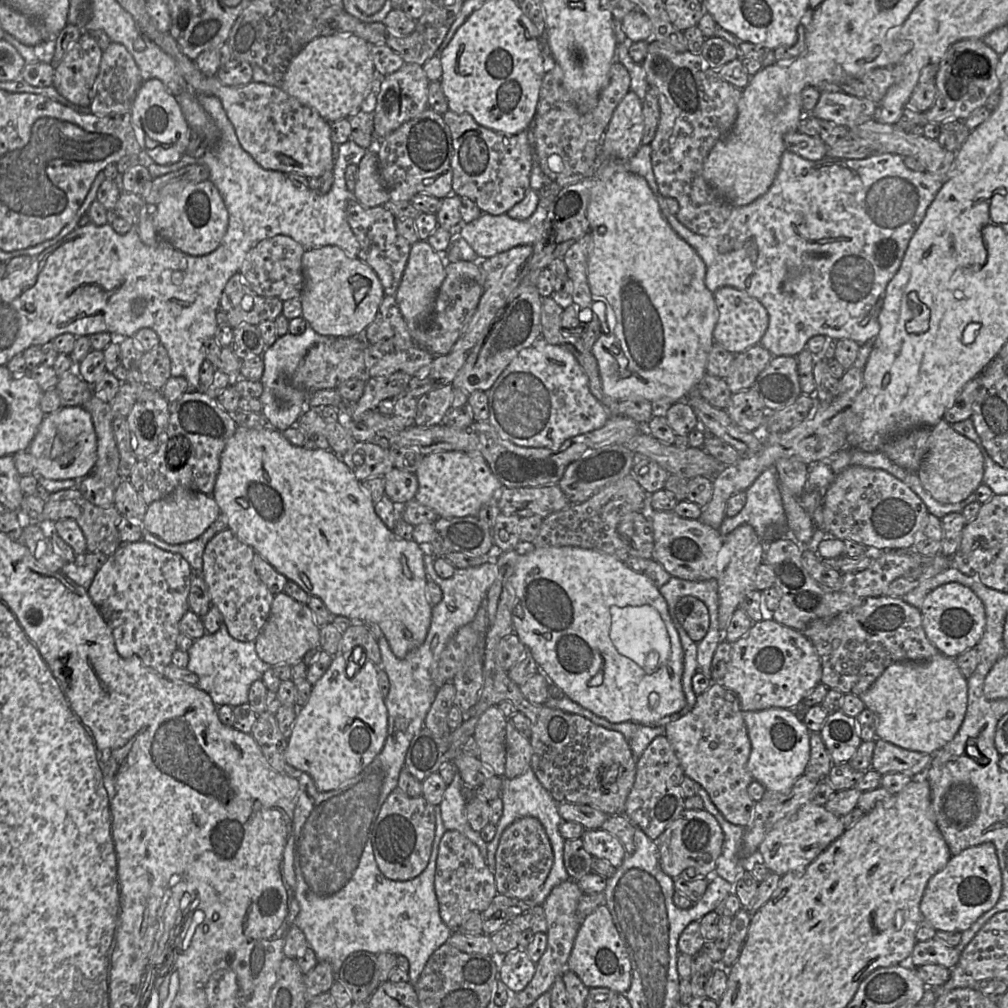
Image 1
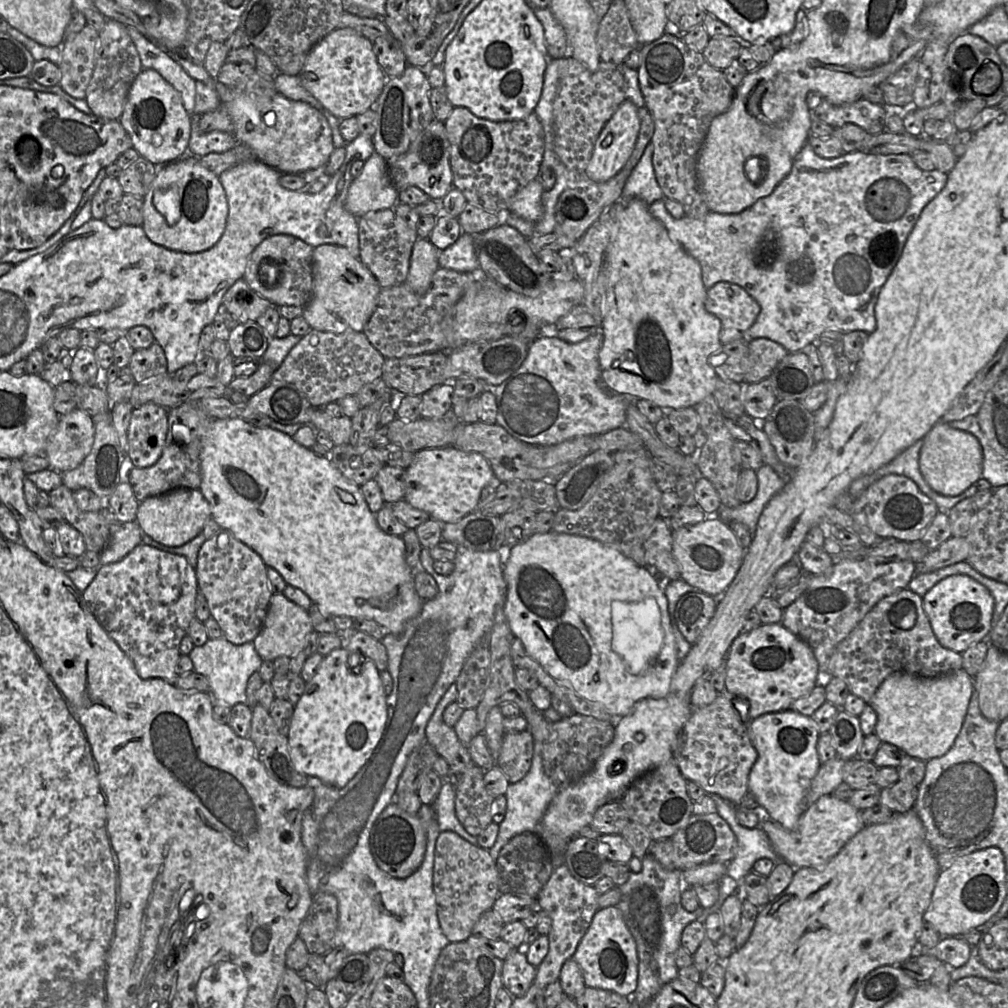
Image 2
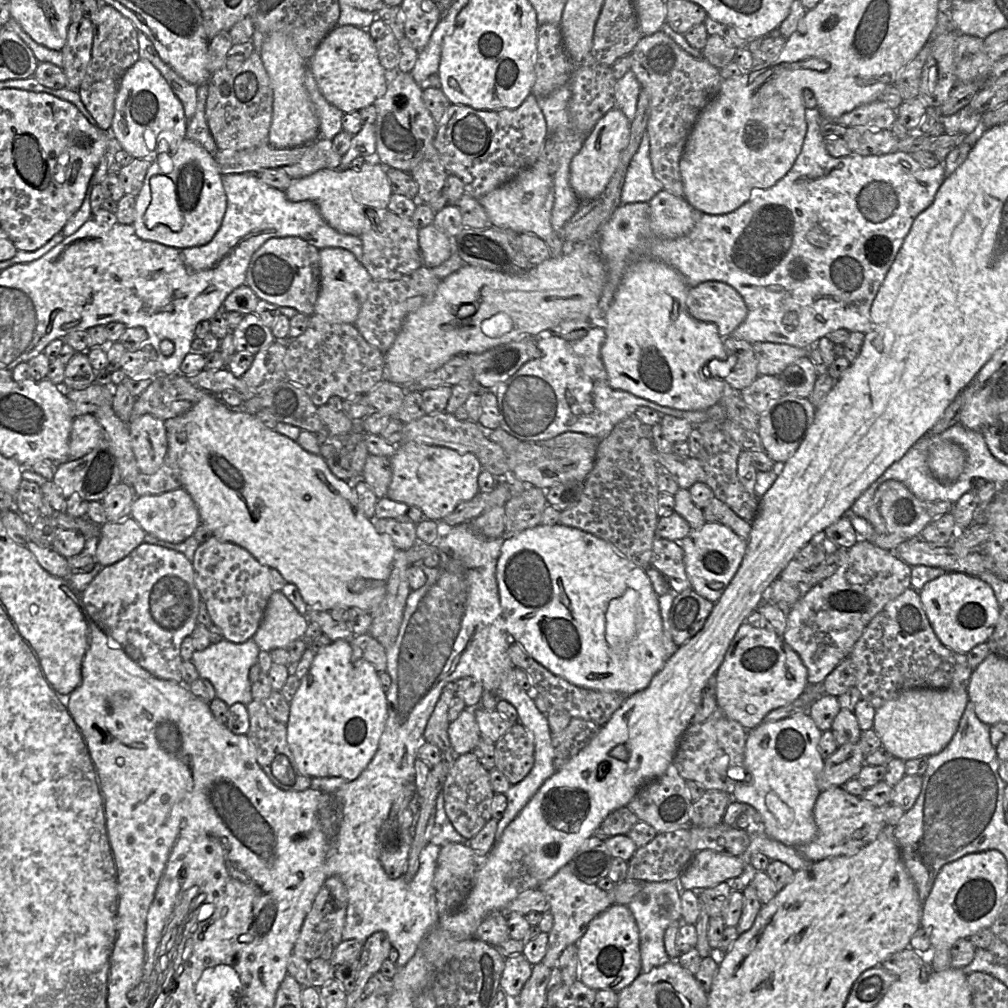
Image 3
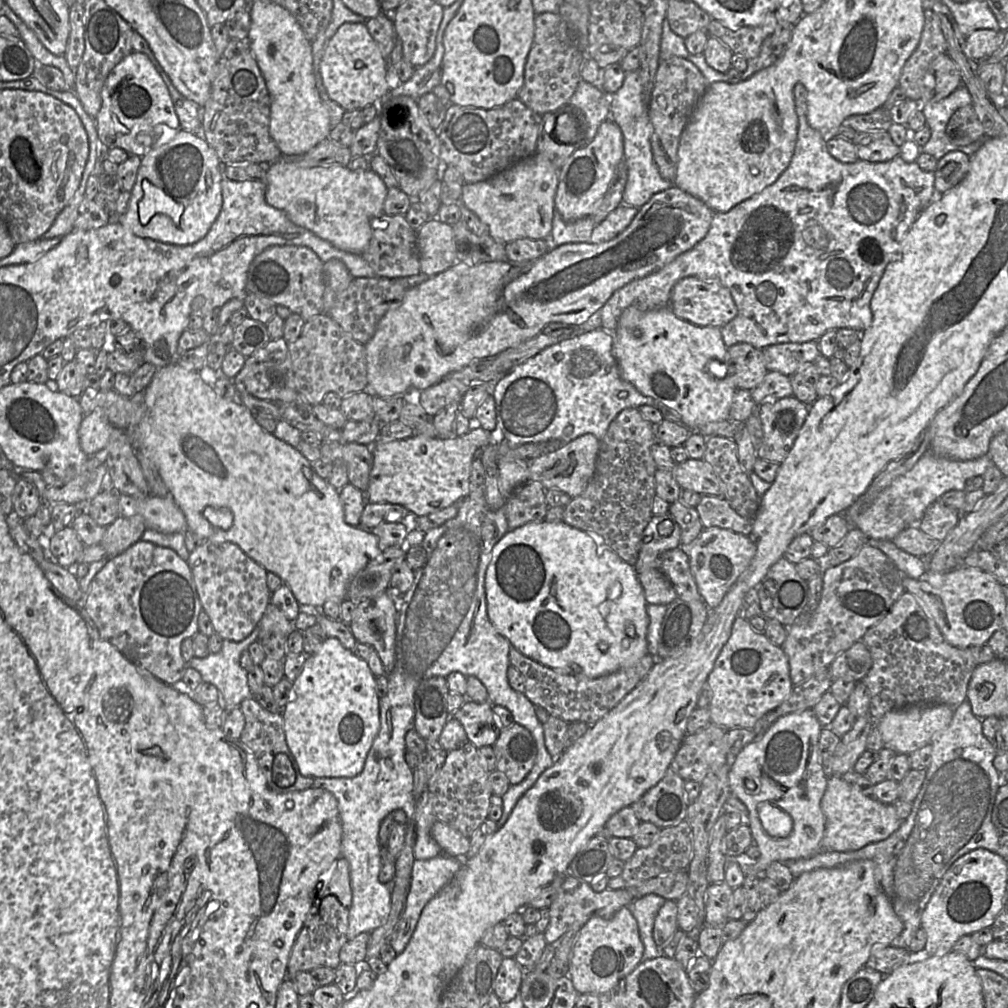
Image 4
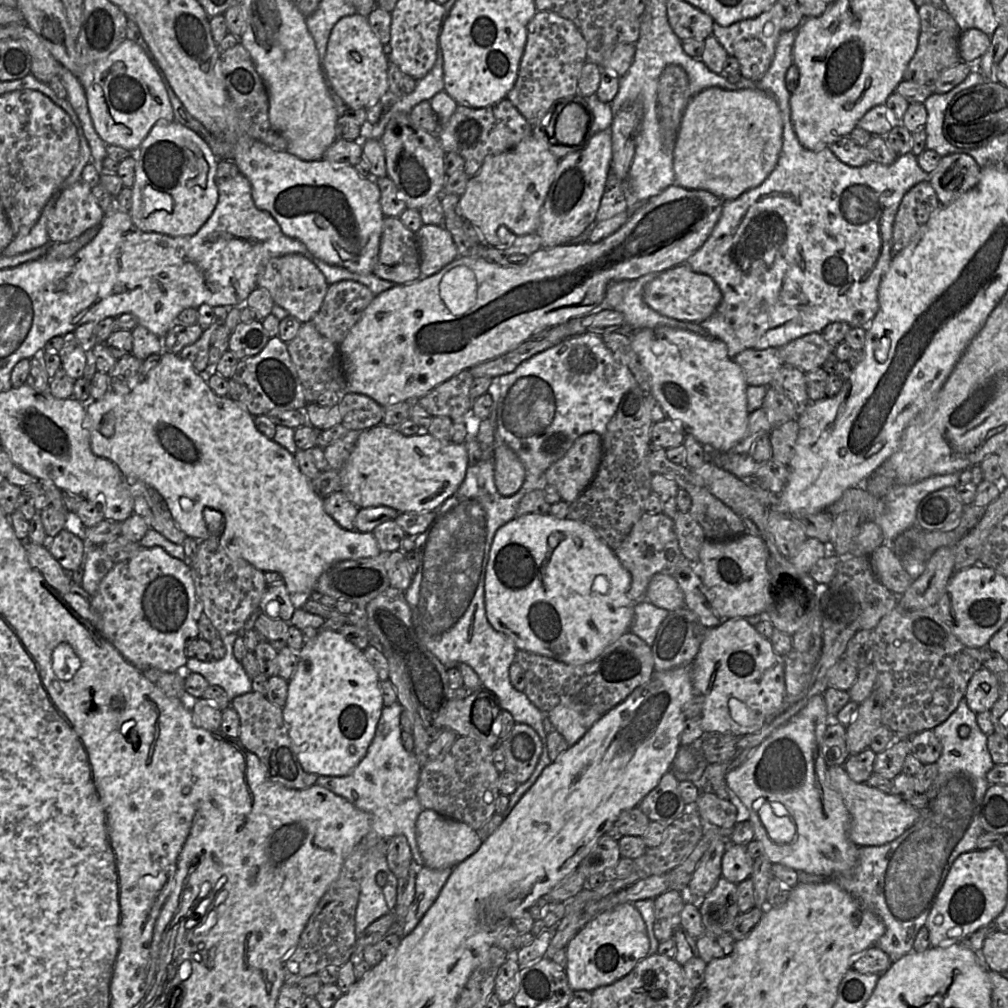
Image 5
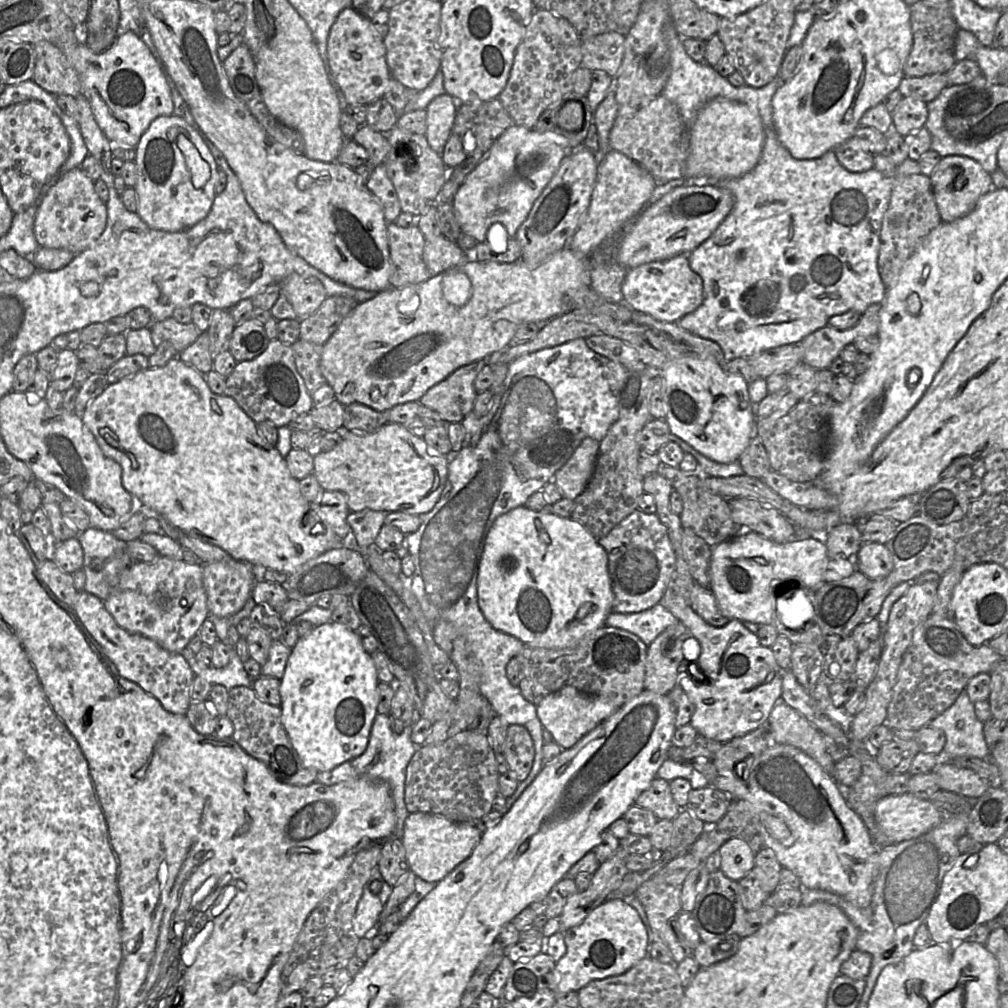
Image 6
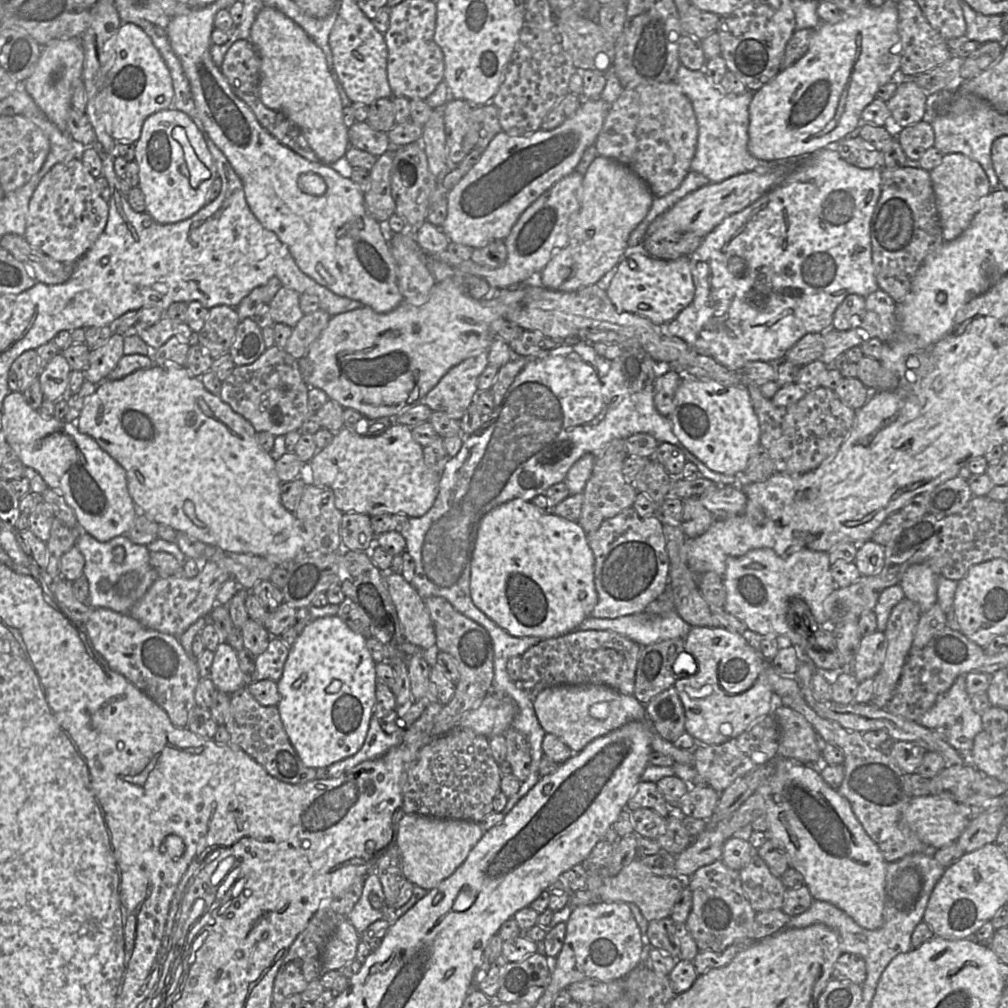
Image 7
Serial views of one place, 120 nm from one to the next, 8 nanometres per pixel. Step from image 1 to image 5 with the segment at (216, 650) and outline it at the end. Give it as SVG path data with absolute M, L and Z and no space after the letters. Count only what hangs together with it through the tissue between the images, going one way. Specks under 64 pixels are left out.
M237 633L219 634L219 637L226 648L226 654L222 659L203 662L191 657L187 659L184 671L199 673L209 685L222 687L229 701L232 701L235 697L252 691L252 679L233 653L235 640L238 638Z

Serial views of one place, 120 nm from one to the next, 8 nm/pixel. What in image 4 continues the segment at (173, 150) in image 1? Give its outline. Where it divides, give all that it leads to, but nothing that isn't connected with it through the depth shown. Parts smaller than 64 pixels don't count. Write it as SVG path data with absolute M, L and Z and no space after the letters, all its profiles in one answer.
M131 52L107 77L101 90L101 108L95 118L98 138L108 148L121 148L129 155L143 157L152 150L154 128L165 124L180 130L169 90L150 59L143 53Z

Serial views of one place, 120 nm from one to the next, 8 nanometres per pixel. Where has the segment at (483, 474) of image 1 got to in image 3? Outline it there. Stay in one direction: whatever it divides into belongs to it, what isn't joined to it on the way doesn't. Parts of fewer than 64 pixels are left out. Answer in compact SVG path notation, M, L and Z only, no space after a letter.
M401 442L390 458L392 479L386 497L419 508L424 518L442 521L462 502L478 492L478 476L484 470L472 453L416 442Z

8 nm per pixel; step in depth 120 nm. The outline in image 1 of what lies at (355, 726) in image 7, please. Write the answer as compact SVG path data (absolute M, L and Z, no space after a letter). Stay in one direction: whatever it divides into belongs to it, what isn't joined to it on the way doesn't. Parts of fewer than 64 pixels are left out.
M343 654L333 656L332 662L323 676L312 686L312 690L307 703L298 709L297 717L293 726L291 736L287 739L286 761L293 768L310 775L320 792L328 792L337 789L343 782L357 776L366 768L383 748L388 728L388 711L384 703L378 685L378 666L367 659L364 665L356 672L353 677L346 674L347 659Z

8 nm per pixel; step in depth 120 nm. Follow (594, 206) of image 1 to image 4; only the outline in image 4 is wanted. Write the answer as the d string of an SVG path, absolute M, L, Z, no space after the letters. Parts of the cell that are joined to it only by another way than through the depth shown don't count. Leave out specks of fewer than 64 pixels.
M630 306L618 318L612 351L622 379L674 410L686 428L728 420L737 390L735 374L719 379L707 370L711 359L731 363L719 328L696 326L677 317L669 306L648 311Z

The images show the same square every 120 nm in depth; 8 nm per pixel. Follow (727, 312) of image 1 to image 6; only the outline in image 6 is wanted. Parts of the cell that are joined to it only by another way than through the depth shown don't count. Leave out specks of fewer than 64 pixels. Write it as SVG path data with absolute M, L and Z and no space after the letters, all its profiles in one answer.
M680 254L663 261L653 261L630 268L622 284L624 303L664 322L678 322L695 311L703 302L703 280L690 267L688 254Z

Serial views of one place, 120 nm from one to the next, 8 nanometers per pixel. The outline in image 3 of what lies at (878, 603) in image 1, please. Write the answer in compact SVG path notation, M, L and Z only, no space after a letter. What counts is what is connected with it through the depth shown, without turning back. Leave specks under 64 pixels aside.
M910 587L887 603L883 610L870 621L854 645L849 658L856 671L856 687L861 694L861 699L868 701L875 709L880 708L906 689L968 687L968 681L973 671L966 654L957 653L940 642L926 616L919 592Z

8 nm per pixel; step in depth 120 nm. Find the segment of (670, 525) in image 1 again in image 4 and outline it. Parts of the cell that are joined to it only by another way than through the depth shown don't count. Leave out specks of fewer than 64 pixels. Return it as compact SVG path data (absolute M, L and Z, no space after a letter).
M713 526L704 528L689 546L684 546L684 551L688 554L690 569L702 600L708 608L714 609L751 563L756 546L746 535Z

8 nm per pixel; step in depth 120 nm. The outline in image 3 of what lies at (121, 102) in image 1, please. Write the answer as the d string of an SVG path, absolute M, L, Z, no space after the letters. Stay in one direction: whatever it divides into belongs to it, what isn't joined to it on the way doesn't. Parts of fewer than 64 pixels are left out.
M107 4L99 6L91 22L93 25L91 59L78 94L96 125L107 131L111 127L114 116L114 102L121 79L125 72L139 60L138 30L129 19Z

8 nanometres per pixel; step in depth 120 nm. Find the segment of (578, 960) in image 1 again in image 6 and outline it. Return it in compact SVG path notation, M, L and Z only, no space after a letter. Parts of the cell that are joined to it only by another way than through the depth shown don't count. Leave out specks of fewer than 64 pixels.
M610 899L596 907L579 925L564 932L566 953L555 963L558 973L556 999L569 991L579 991L592 980L620 975L647 956L648 935L638 912L622 899Z

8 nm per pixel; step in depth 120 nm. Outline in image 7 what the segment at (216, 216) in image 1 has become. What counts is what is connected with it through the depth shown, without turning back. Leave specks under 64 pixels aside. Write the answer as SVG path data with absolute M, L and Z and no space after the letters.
M174 107L146 118L133 161L139 167L138 187L144 194L145 212L160 224L177 223L197 213L206 205L206 195L218 176L202 134L188 115Z

